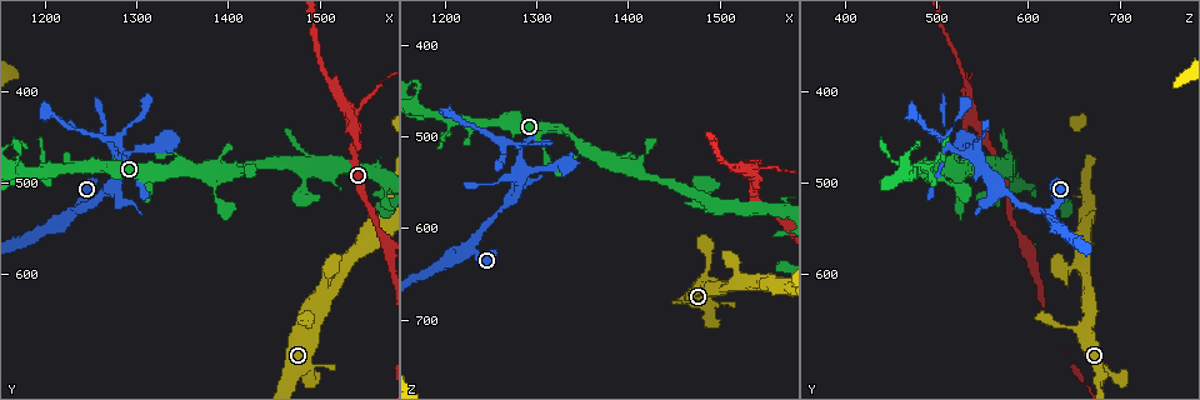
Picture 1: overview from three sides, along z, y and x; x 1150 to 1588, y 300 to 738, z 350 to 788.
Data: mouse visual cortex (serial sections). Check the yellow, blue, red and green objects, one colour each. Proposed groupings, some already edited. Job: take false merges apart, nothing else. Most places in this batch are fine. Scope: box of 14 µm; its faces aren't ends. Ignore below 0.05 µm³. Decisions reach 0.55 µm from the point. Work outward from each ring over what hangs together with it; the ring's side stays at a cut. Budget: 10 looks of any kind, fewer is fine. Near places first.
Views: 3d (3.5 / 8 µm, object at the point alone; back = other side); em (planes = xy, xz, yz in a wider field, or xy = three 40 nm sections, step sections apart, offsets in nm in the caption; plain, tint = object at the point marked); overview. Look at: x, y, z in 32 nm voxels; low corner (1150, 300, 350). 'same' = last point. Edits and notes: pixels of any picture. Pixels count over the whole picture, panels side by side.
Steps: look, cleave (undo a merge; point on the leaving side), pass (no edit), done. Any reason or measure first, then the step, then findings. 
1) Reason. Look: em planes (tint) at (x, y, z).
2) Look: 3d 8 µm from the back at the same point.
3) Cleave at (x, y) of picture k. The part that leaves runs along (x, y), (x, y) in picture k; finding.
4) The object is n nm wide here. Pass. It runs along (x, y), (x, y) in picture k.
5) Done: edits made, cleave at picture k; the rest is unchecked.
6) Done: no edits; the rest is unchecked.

Sharp bend. Look: 3d 3.5 µm at (1515, 590, 635).

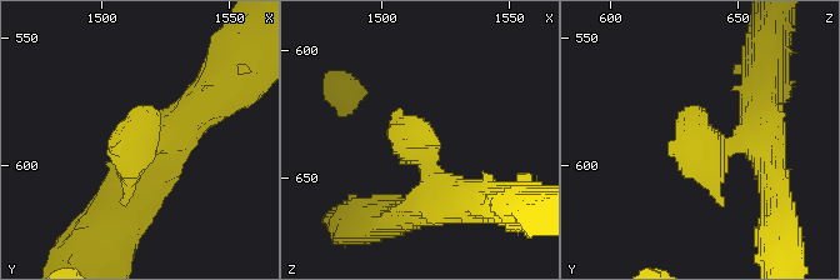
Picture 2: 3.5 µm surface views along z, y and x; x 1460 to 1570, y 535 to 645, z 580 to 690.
Shape alone is not enough. Look: em planes (tint) at (1515, 588, 634).

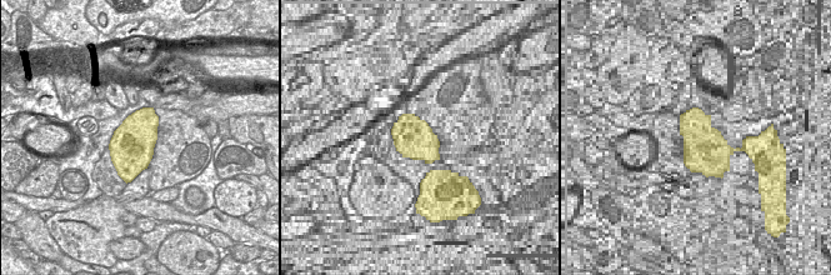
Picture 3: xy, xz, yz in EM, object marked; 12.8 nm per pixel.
Pass. It runs along (761, 144), (718, 155), (691, 105) in picture 2; one cell here.

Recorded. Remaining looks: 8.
Sharp bend. Look: 3d 3.5 µm at (1380, 500, 525).

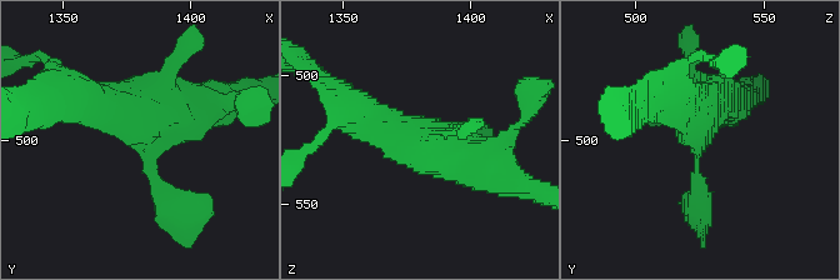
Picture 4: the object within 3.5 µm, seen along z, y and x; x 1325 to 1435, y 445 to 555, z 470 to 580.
Look: em planes (tint) at (1381, 496, 524).

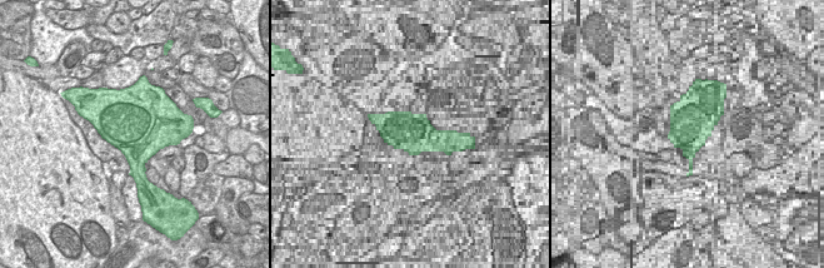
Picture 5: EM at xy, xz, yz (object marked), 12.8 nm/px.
Pass. It runs along (351, 103), (398, 135), (496, 170) in picture 4; all the same cell.

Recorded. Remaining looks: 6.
Two arms in line, one across. Look: 3d 3.5 µm at (1535, 425, 540).

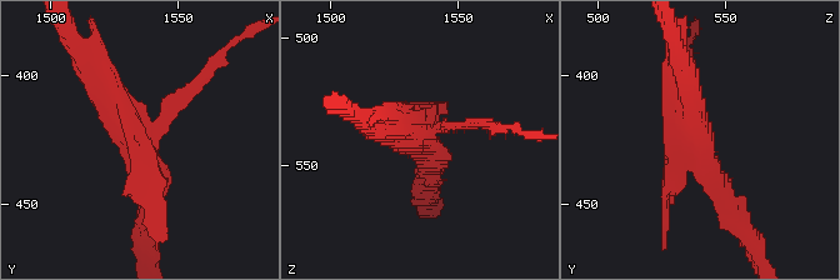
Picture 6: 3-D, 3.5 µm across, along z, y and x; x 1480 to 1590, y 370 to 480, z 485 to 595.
Need the tissue. Look: em xy step 5 (tint) at (1535, 427, 540).

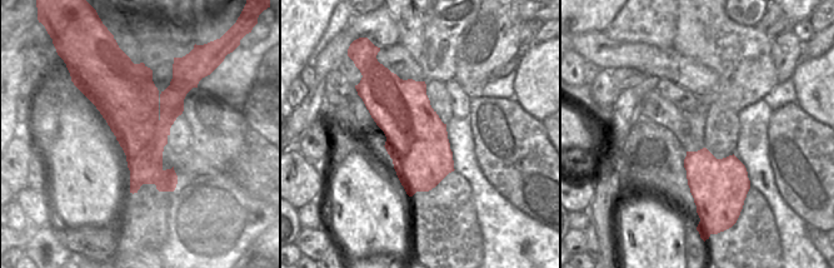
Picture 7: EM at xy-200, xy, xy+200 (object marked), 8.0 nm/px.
Another direction. Look: em xy step 3 (tint) at the same point.

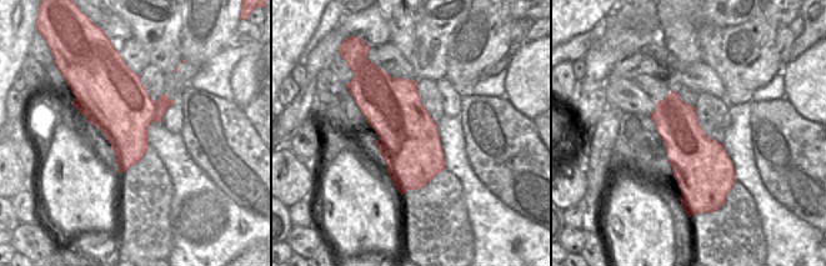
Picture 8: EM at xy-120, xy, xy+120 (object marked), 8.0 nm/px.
The object is 500 nm wide here. Cleave at (189, 95) of picture 6. The part that leaves runs along (681, 159), (666, 194), (663, 248) in picture 6; a second cell is stuck on.

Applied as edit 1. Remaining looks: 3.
Redraw. Look: overview.

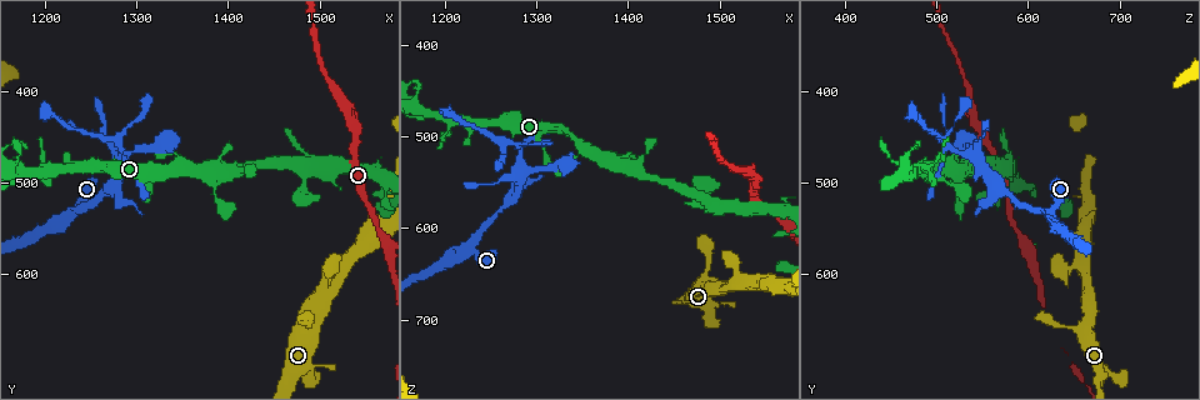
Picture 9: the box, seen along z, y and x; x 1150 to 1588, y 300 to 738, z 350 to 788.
Two arms in line, one across. Look: 3d 3.5 µm at (1225, 540, 625).

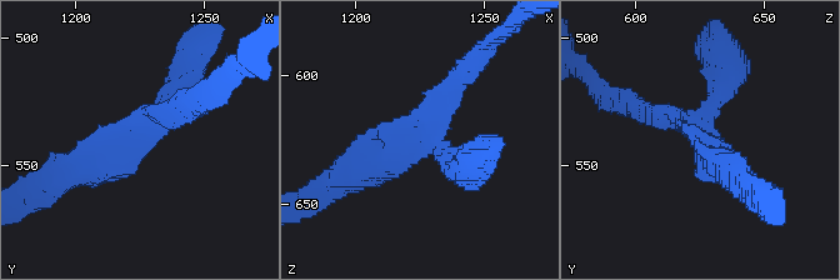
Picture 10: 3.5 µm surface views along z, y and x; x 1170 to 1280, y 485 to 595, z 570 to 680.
Look: em planes (tint) at (1225, 540, 627).

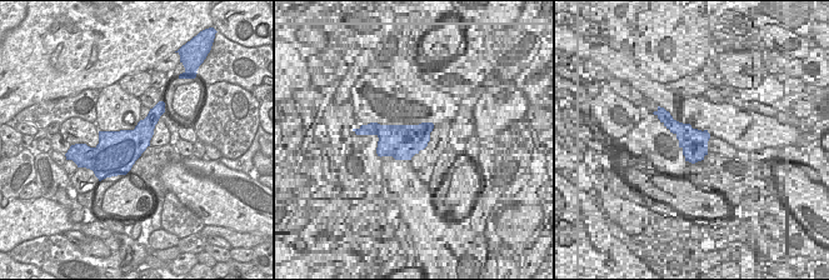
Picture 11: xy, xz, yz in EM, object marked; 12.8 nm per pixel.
3 arms meet here; the arms are 200, 250, 400 nm wide. Pass. It runs along (180, 80), (130, 149), (69, 173) in picture 10; all the same cell.

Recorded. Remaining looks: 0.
Done: edits made, cleave at picture 6; the rest is unchecked.

